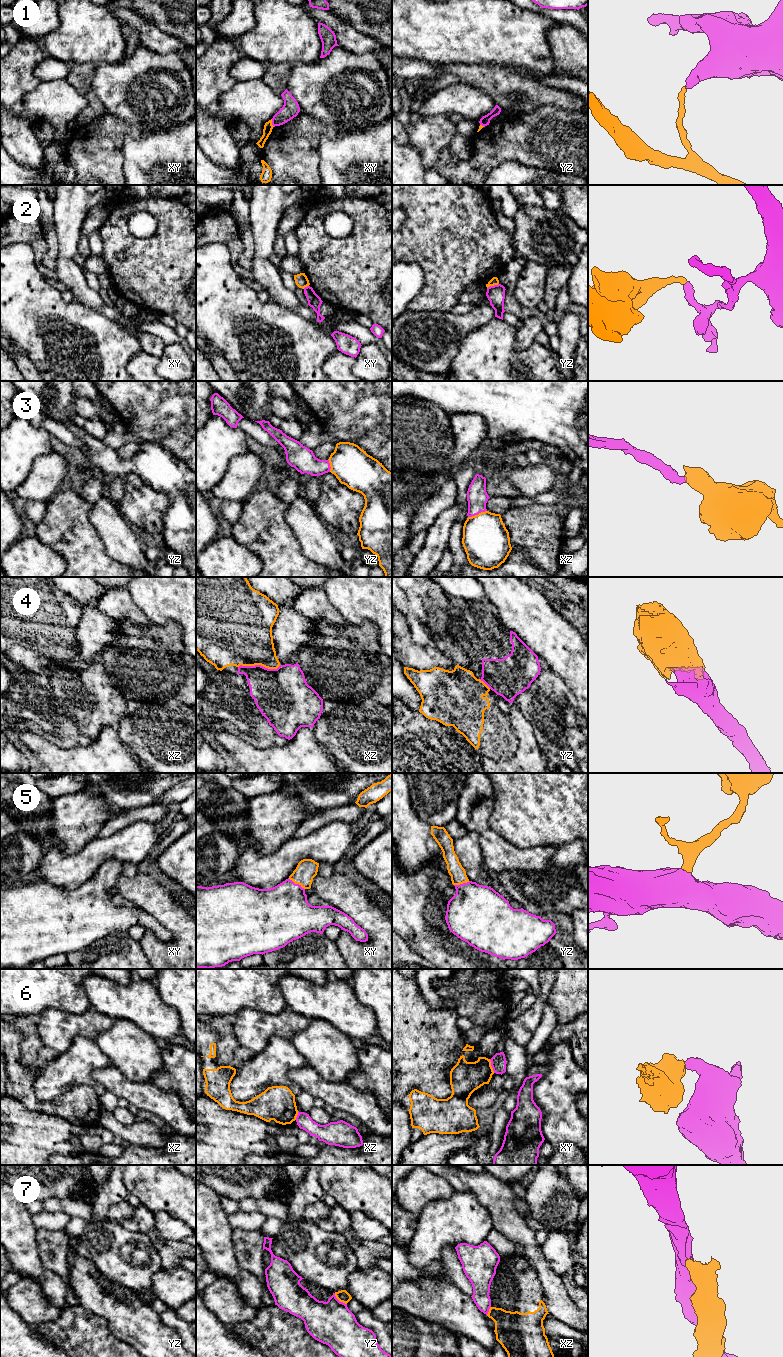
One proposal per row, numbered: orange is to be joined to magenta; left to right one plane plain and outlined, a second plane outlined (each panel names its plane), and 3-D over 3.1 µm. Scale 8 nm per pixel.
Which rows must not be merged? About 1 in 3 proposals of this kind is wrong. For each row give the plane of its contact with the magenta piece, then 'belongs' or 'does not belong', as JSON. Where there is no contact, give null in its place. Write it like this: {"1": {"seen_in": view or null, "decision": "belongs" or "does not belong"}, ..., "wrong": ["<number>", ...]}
{"1": {"seen_in": "xy", "decision": "does not belong"}, "2": {"seen_in": "yz", "decision": "does not belong"}, "3": {"seen_in": "xz", "decision": "belongs"}, "4": {"seen_in": "xz", "decision": "does not belong"}, "5": {"seen_in": "xy", "decision": "belongs"}, "6": {"seen_in": "xy", "decision": "does not belong"}, "7": {"seen_in": "yz", "decision": "does not belong"}, "wrong": ["1", "2", "4", "6", "7"]}

